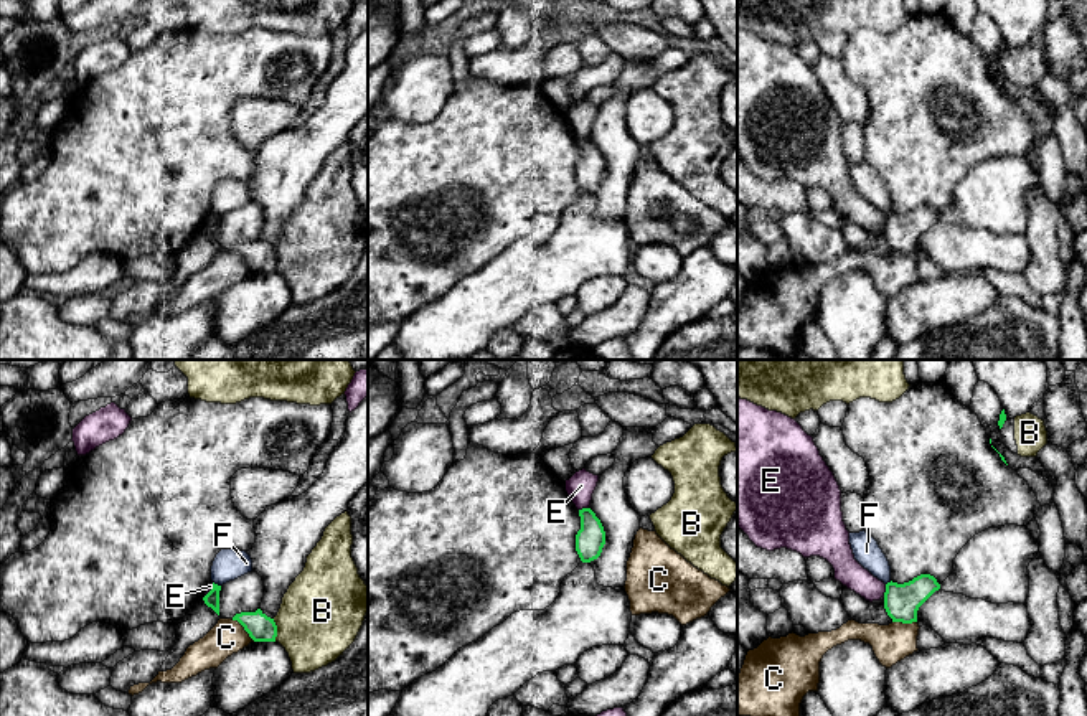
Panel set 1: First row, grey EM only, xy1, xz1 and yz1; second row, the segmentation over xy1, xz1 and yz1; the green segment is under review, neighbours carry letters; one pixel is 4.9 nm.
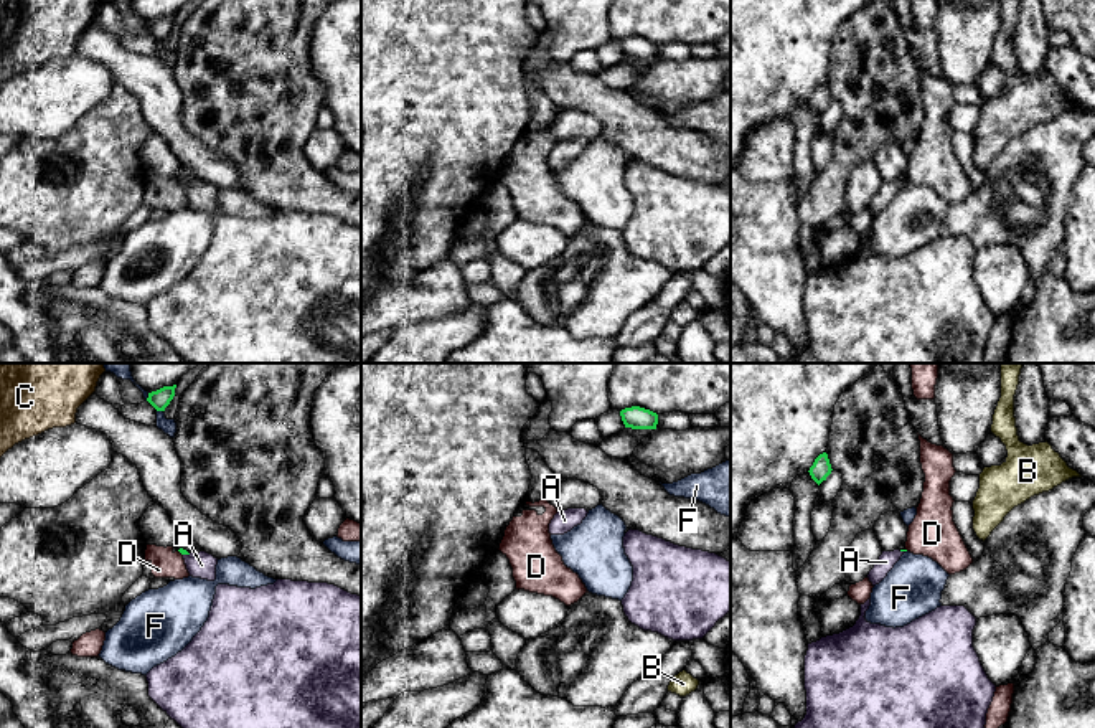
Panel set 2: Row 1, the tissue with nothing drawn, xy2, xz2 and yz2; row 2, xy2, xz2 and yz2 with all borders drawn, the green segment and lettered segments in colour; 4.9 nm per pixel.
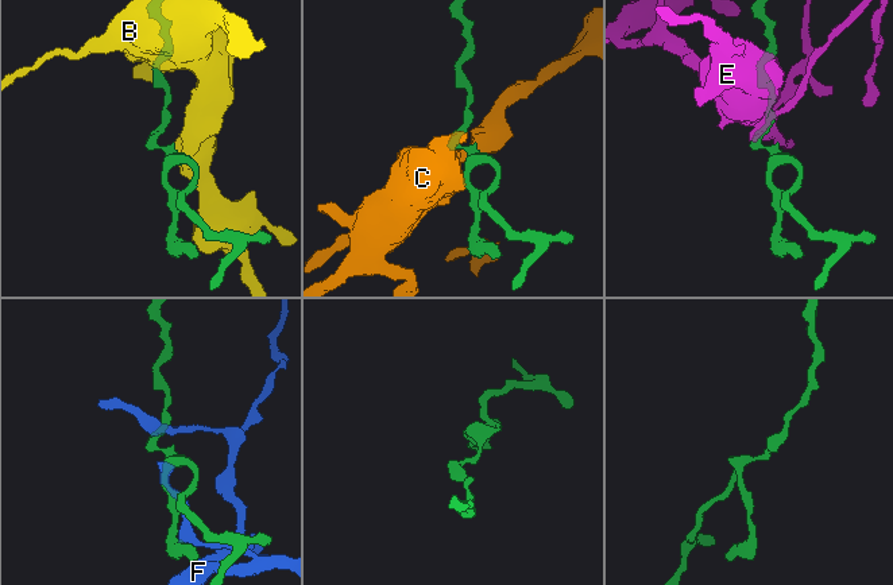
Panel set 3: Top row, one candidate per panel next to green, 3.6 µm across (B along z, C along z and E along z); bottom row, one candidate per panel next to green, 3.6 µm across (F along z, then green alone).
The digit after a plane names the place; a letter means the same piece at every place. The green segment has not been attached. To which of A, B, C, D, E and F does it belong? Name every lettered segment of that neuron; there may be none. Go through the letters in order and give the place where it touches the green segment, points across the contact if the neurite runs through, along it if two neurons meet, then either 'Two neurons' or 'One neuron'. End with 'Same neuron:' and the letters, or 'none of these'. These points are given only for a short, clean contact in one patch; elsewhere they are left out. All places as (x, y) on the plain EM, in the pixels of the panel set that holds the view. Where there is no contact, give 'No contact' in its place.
A: Touches green at xy2 (187, 184). Path across: xy2 (183, 182), (187, 184), (202, 195). One neuron
B: Touches green at xy1 (276, 261). Two neurons
C: Touches green at xy1 (244, 259). Boundary: xy1 (231, 249), (254, 271). Two neurons
D: Touches green at xy2 (180, 182). Two neurons
E: Touches green at yz1 (886, 221). Boundary: yz1 (886, 215), (883, 226). Two neurons
F: Touches green at xy1 (216, 215). Two neurons
Same neuron: A

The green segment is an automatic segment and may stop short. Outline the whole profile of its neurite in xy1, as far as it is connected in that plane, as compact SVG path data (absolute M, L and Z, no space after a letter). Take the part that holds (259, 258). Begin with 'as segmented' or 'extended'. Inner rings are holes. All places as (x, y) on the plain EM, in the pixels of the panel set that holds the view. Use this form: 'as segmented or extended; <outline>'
as segmented; M261 239L236 244L233 251L238 251L254 272L275 272L277 256Z

